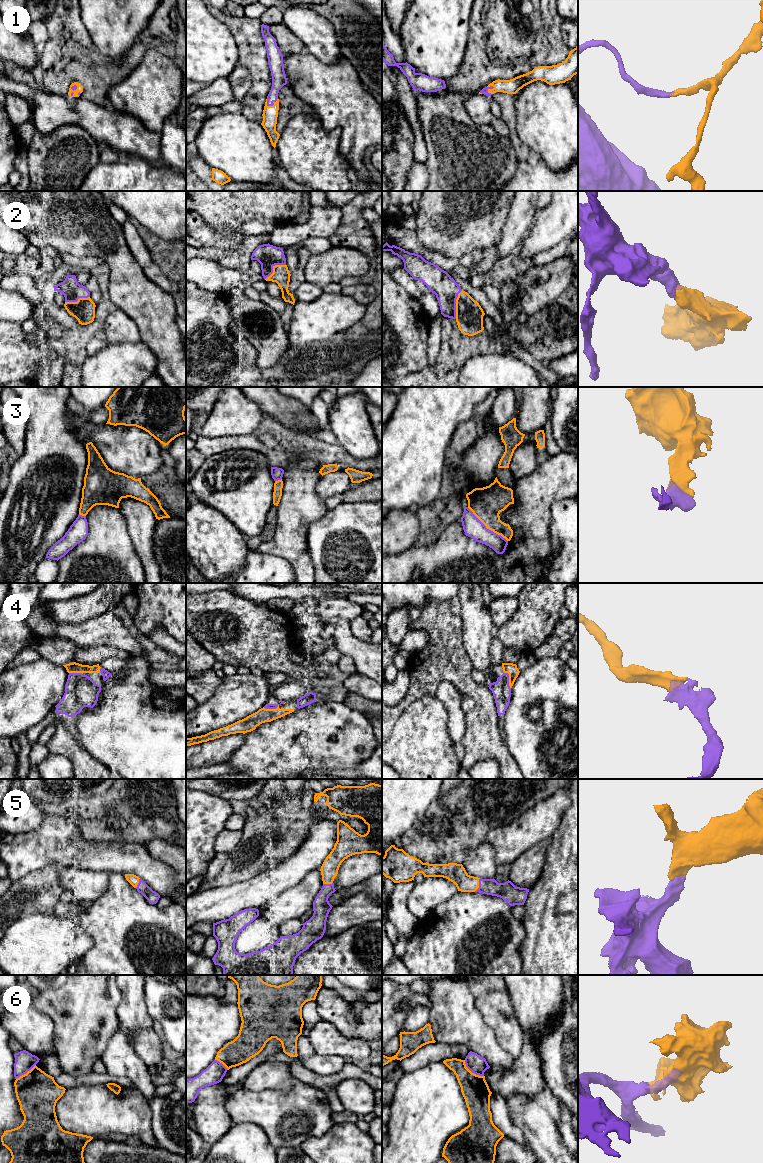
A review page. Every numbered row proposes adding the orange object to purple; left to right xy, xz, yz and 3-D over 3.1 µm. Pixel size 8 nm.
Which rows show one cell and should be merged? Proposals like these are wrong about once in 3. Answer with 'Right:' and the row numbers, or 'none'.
Right: 1, 2, 4, 5

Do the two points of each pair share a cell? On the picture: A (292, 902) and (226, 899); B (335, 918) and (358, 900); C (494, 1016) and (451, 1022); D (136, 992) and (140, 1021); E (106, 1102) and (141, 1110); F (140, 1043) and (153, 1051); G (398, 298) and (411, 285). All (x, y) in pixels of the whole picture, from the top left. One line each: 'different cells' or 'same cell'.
A: different cells
B: same cell
C: different cells
D: same cell
E: same cell
F: same cell
G: different cells

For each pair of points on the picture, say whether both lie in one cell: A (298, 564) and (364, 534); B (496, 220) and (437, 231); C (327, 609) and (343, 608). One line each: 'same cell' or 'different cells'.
A: different cells
B: same cell
C: same cell

